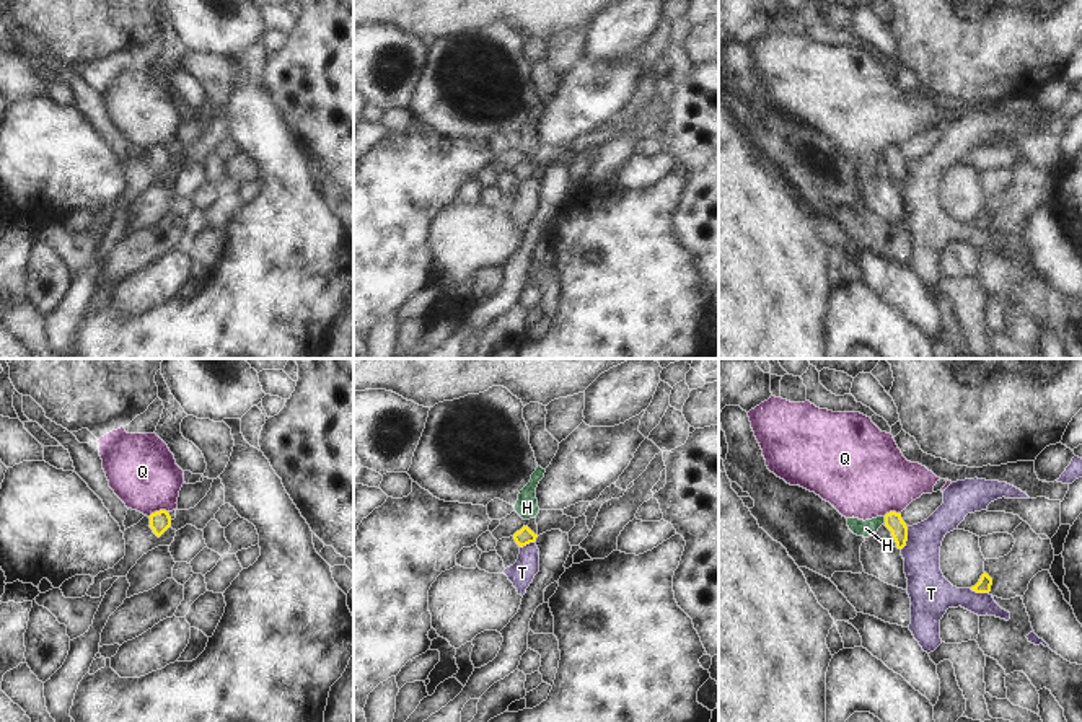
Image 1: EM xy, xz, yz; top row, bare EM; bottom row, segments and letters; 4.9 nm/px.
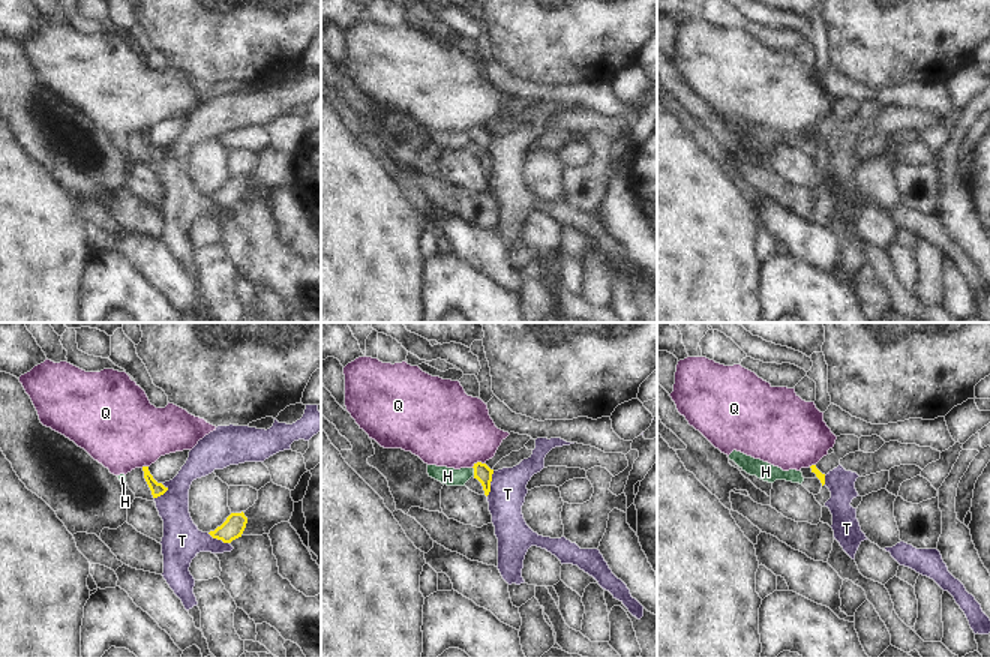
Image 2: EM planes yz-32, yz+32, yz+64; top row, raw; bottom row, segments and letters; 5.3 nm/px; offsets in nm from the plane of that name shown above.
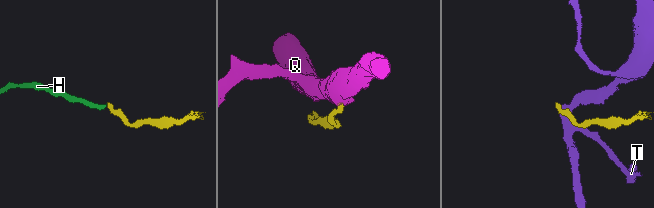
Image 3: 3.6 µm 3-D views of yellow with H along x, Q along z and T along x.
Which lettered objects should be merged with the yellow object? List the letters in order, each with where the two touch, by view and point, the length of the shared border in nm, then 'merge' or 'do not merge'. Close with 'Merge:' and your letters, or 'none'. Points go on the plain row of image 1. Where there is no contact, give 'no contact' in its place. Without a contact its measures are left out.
H: contact yz (885, 155); length 30 nm; merge
Q: contact xy (157, 147); length 100 nm; do not merge
T: contact yz (906, 173); length 120 nm; do not merge
Merge: H

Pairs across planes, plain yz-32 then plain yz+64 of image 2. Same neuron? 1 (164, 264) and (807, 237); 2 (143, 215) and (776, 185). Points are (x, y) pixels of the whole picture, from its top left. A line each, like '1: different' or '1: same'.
1: same
2: same

